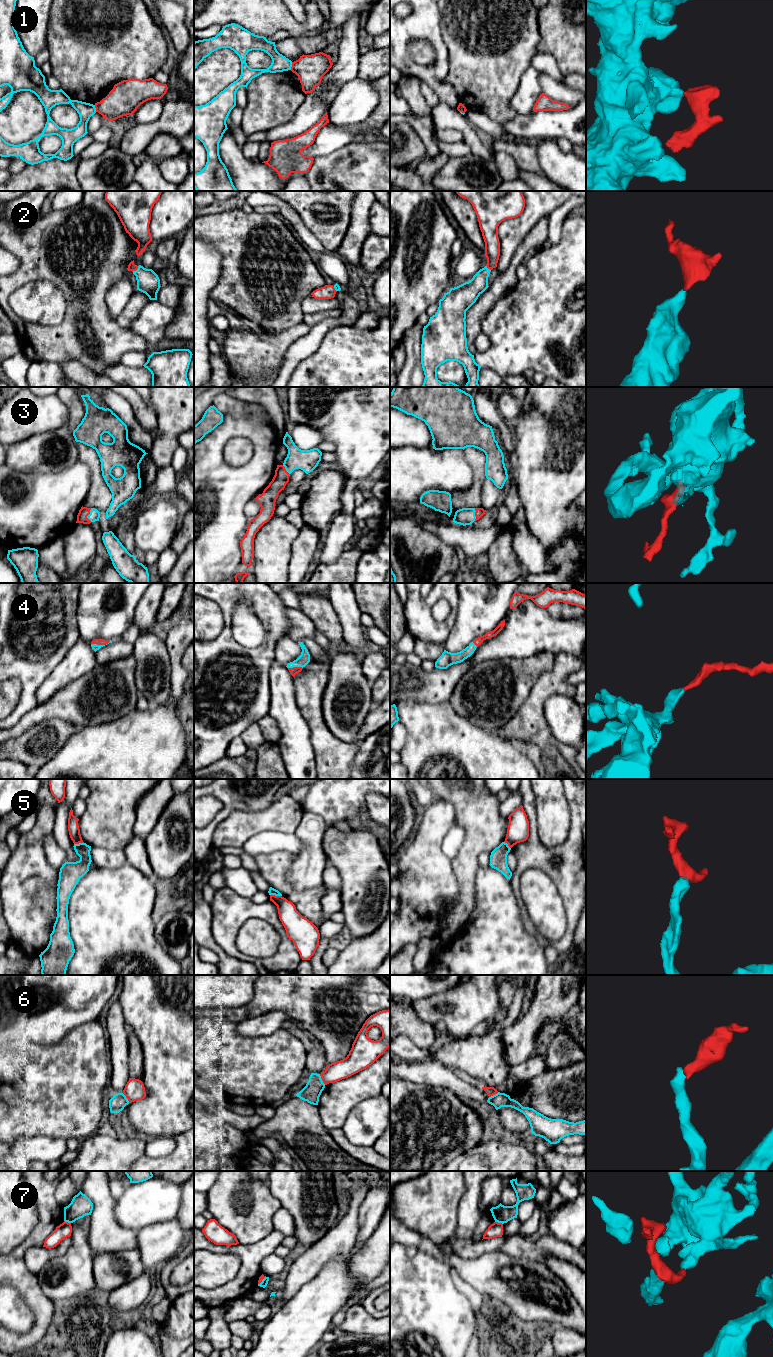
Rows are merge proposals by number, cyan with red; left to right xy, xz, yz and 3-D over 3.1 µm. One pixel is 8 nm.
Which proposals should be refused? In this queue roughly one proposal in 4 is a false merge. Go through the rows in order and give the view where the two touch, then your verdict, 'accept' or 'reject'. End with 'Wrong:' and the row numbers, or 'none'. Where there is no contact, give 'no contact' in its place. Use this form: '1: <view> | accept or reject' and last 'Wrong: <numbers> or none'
1: xz | reject
2: xy | accept
3: xy | accept
4: xz | accept
5: xz | accept
6: xz | reject
7: yz | reject
Wrong: 1, 6, 7

